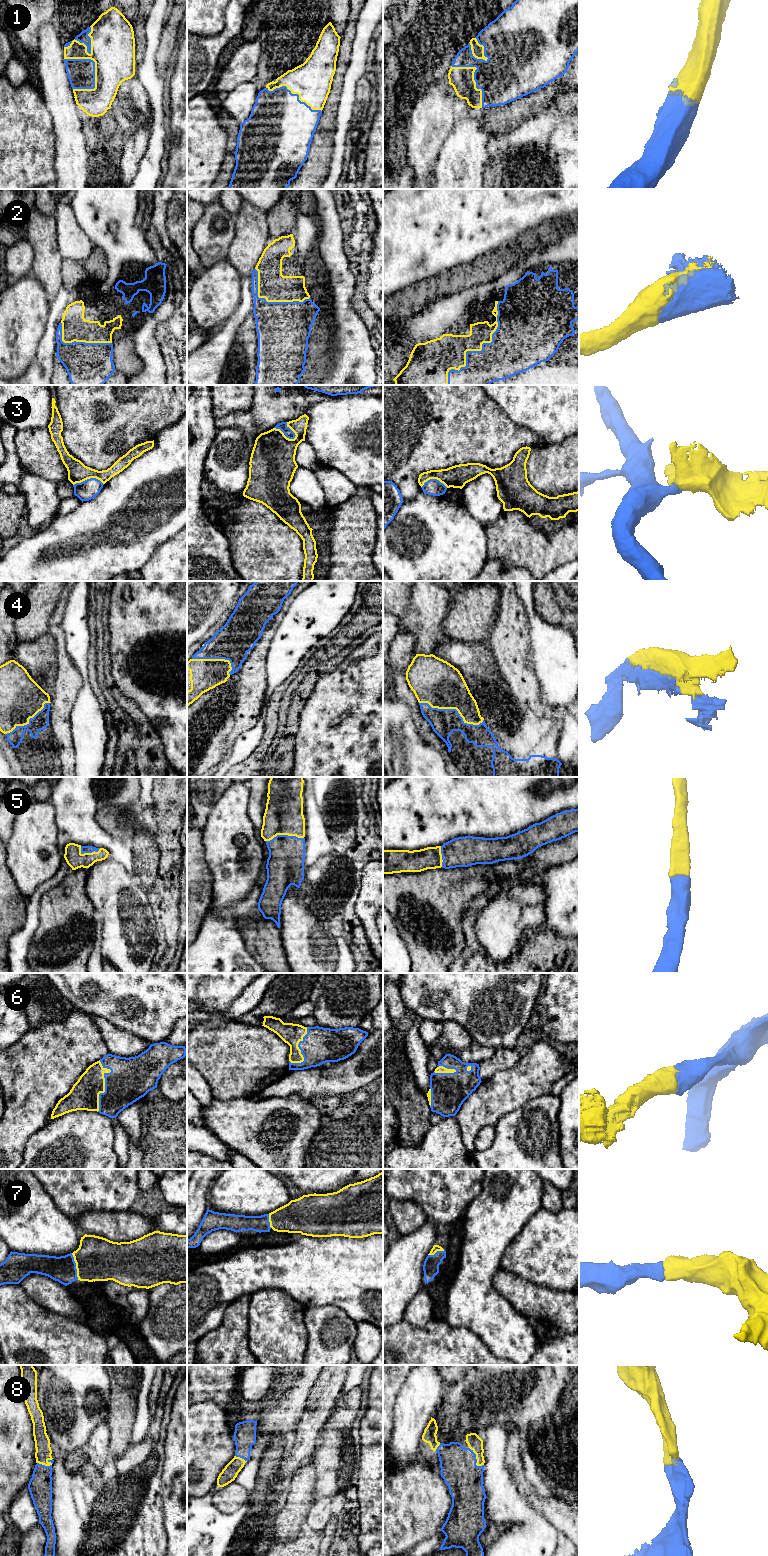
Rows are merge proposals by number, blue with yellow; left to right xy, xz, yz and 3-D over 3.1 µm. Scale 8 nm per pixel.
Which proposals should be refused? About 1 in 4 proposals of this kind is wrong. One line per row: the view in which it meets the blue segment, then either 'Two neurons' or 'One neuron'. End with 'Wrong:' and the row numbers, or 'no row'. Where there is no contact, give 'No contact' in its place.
1: Touches blue in xy. One neuron
2: Touches blue in yz. One neuron
3: Touches blue in xz. Two neurons
4: Touches blue in yz. One neuron
5: Touches blue in xz. One neuron
6: Touches blue in xy. One neuron
7: Touches blue in xy. One neuron
8: Touches blue in yz. One neuron
Wrong: 3

